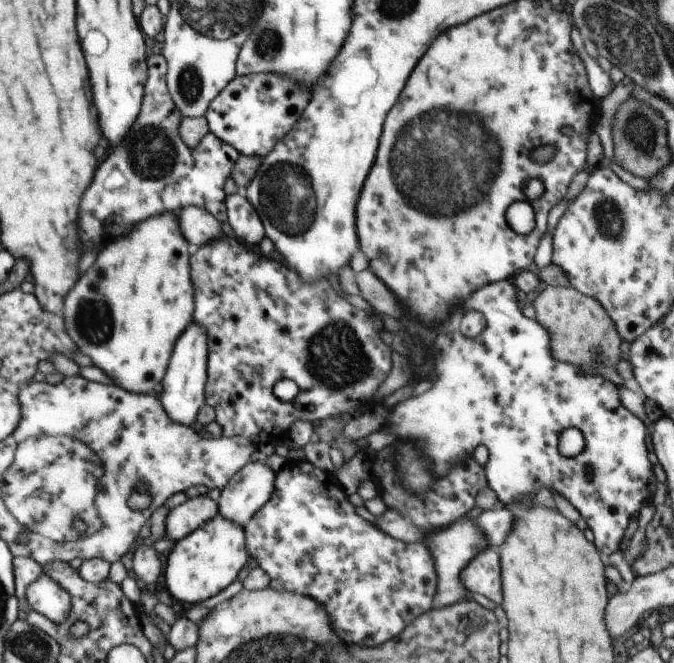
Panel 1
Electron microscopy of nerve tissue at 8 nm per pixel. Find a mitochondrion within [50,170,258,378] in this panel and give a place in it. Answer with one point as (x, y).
(92, 319)

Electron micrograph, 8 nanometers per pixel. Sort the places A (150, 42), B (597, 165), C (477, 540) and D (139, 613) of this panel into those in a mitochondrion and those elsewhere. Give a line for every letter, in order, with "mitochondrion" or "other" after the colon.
A: other
B: other
C: mitochondrion
D: other

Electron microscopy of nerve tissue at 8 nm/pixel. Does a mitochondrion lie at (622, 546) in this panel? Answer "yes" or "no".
no

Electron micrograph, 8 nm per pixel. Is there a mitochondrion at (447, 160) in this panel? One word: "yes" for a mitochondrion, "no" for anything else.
yes

